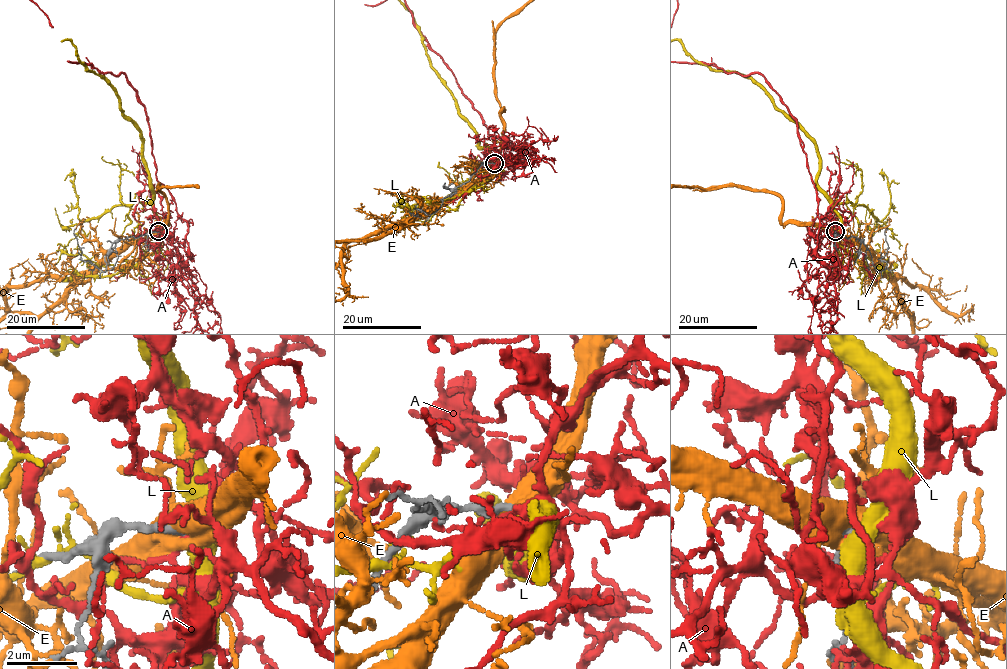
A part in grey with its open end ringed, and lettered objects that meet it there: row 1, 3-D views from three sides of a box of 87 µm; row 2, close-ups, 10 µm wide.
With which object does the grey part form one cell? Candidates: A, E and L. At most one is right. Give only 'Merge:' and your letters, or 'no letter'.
Merge: no letter

